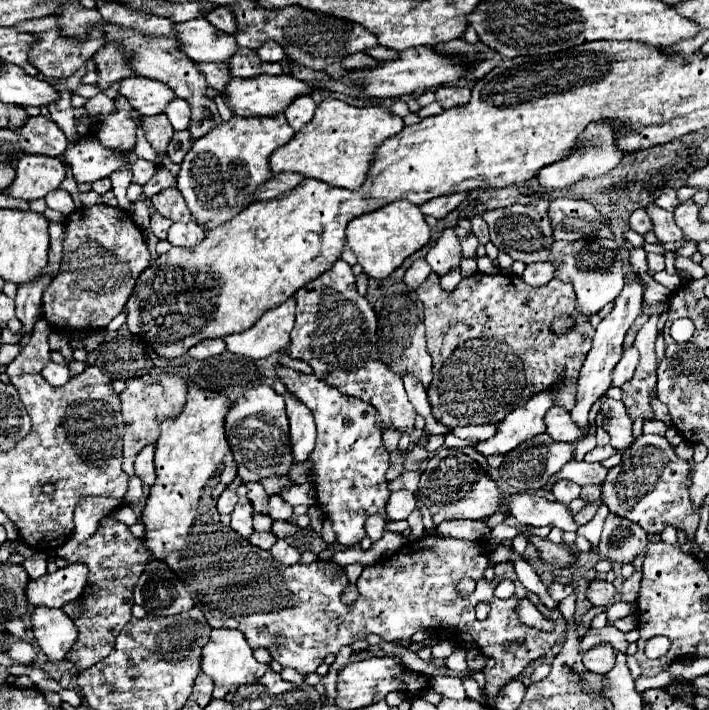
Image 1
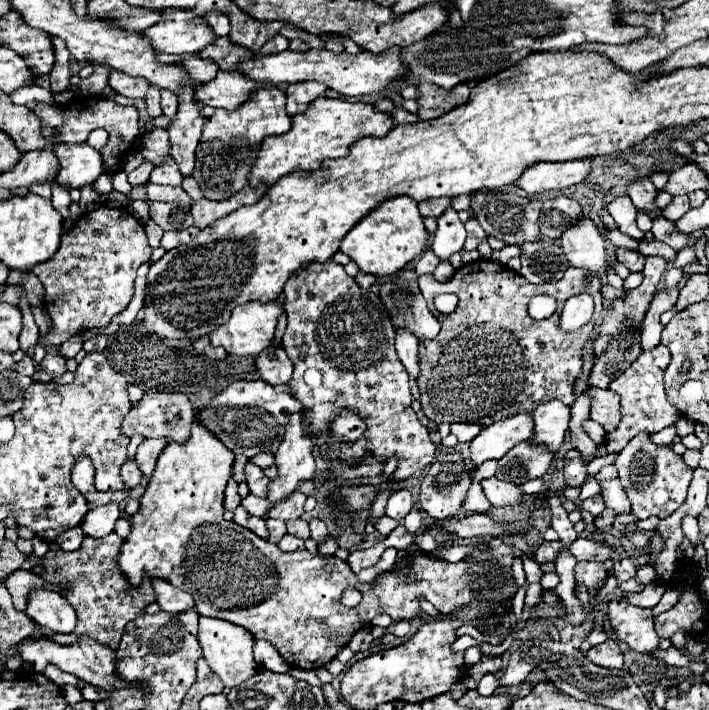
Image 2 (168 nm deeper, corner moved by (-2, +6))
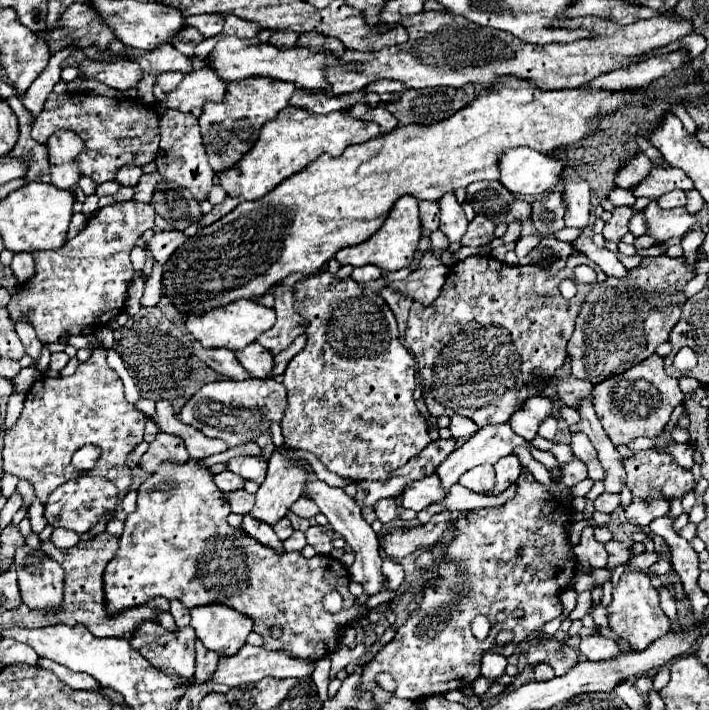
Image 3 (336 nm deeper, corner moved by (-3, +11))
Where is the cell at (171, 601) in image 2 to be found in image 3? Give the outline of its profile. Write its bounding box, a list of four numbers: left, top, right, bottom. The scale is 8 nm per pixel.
[171,601,189,629]

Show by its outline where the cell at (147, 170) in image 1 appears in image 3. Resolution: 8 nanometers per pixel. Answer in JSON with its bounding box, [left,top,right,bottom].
[115,165,143,187]

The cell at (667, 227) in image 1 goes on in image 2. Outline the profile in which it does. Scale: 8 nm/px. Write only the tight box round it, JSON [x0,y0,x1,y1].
[626,180,662,218]

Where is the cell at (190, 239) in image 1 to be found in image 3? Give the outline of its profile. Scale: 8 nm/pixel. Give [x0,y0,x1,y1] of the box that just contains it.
[145,231,187,265]

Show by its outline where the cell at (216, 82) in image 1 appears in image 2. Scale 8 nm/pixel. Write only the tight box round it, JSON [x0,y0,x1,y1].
[158,54,218,82]

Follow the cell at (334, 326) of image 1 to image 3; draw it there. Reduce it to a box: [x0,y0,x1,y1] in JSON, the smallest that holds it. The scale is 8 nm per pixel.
[281,271,431,481]

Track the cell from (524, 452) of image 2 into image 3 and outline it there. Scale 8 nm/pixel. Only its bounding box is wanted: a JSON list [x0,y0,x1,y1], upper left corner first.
[487,455,521,495]

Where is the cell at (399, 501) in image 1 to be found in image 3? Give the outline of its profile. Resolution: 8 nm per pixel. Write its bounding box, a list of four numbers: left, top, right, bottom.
[373,499,399,523]

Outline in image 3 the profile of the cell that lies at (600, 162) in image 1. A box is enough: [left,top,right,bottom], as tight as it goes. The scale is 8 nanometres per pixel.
[499,147,563,195]

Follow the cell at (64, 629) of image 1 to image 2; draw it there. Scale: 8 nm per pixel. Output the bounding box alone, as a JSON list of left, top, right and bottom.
[26,590,76,634]

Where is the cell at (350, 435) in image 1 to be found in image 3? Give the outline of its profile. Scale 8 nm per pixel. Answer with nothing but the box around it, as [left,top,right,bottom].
[235,343,273,377]

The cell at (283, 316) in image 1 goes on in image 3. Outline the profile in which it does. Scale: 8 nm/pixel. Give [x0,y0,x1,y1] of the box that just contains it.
[181,301,275,349]

